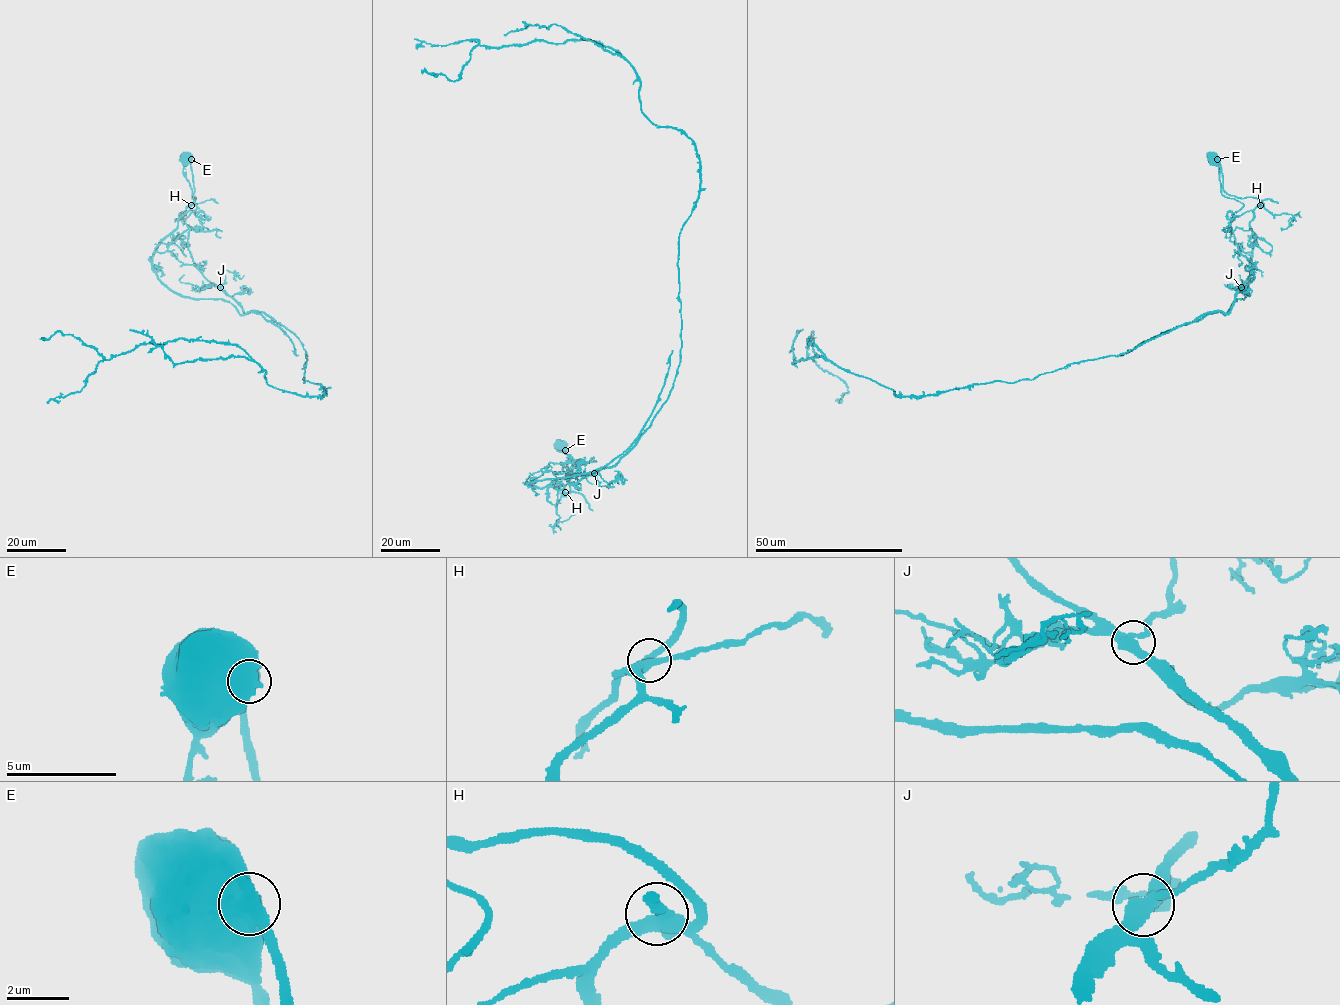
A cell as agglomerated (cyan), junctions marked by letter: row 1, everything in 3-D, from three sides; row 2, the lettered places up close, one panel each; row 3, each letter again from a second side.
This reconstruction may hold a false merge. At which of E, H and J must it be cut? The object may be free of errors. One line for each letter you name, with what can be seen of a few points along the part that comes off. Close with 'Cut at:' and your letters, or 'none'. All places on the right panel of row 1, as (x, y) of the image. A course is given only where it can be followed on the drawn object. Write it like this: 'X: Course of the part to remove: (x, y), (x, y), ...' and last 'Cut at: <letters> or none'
E: Course of the part to remove: (1217, 159), (1226, 192), (1263, 204), (1250, 222), (1255, 240), (1245, 296), (1225, 315), (1207, 313), (1118, 355)
Cut at: E

